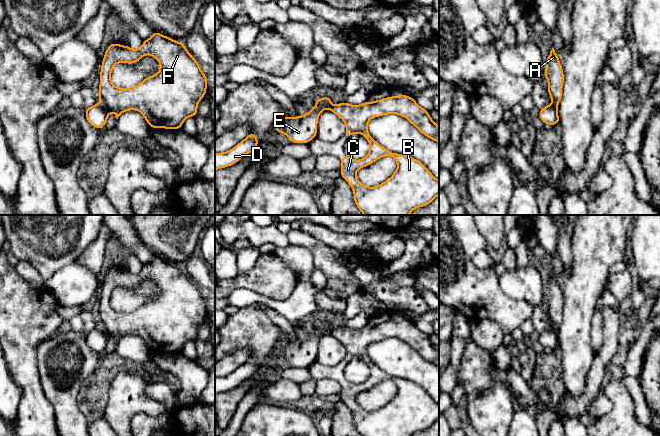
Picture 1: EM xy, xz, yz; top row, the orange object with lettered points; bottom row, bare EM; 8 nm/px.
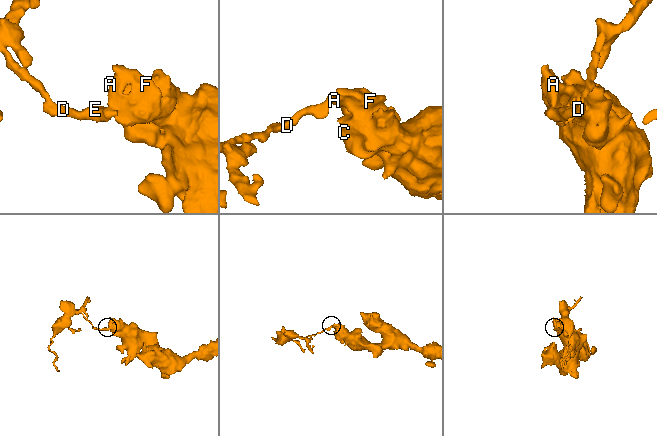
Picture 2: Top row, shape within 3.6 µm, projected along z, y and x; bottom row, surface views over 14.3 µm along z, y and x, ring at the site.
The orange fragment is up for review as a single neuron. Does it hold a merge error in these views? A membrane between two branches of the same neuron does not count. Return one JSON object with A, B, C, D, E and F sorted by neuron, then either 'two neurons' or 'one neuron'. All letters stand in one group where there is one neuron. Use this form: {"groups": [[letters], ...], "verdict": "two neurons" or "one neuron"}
{"groups": [["A", "B", "C", "F"], ["D", "E"]], "verdict": "two neurons"}

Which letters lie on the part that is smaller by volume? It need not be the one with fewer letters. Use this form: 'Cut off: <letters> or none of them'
Cut off: D, E

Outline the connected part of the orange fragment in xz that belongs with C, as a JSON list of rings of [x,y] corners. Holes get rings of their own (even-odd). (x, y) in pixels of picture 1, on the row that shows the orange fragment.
[[[407,95],[391,96],[351,105],[346,101],[329,107],[346,125],[347,136],[362,134],[370,145],[370,151],[361,160],[345,155],[341,161],[341,177],[352,187],[354,201],[364,215],[409,215],[414,209],[430,204],[439,195],[439,180],[423,163],[404,154],[387,150],[375,141],[368,132],[371,118],[387,114],[405,117],[426,137],[439,143],[439,127],[427,110]],[[392,156],[397,162],[394,174],[375,187],[363,185],[357,178],[359,169],[376,160]]]

